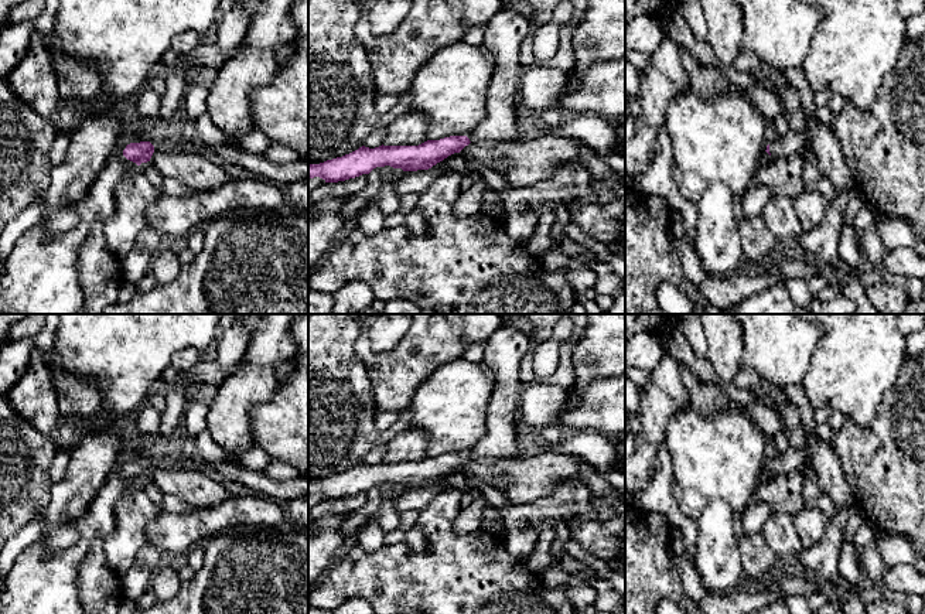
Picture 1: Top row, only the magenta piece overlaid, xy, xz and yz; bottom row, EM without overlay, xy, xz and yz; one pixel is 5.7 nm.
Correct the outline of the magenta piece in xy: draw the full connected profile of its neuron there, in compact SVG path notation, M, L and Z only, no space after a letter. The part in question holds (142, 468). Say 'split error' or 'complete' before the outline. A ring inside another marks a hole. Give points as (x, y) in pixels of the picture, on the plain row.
split error; M195 454L190 457L165 457L163 460L151 461L150 458L130 460L123 467L123 473L140 482L150 478L154 468L164 470L215 470L229 480L233 480L257 497L269 498L286 506L290 501L308 495L308 475L300 474L289 481L273 481L262 471L253 471L235 460L223 460L218 464L202 463Z

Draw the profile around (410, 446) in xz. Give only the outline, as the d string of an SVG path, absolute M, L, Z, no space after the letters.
M409 427L386 443L383 463L419 463L427 458L429 444L430 437L426 431Z

